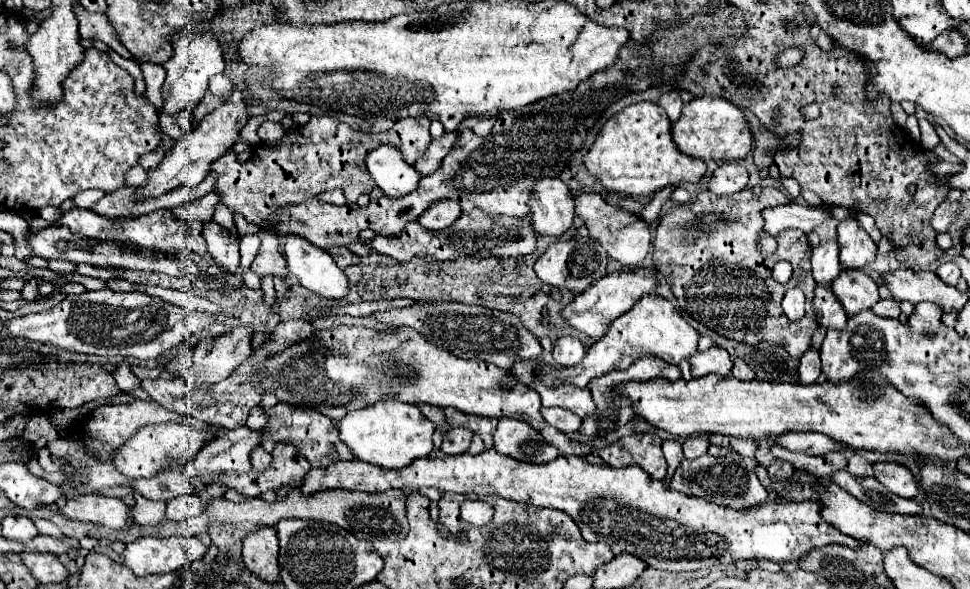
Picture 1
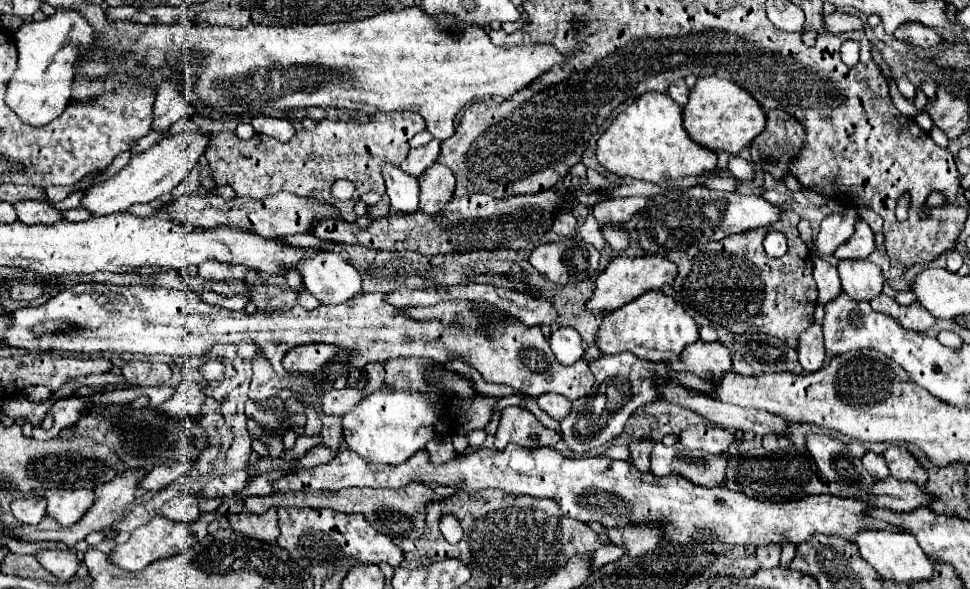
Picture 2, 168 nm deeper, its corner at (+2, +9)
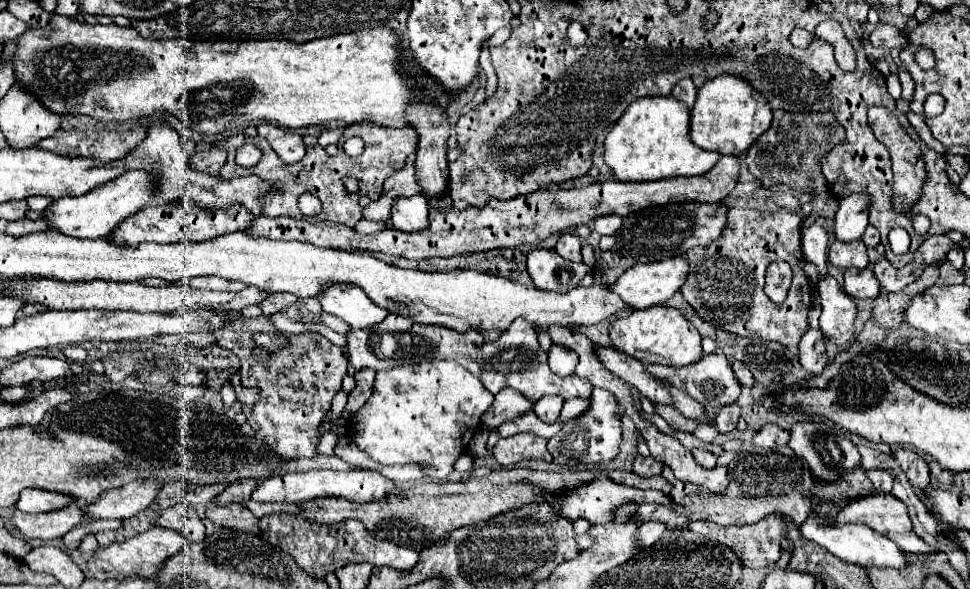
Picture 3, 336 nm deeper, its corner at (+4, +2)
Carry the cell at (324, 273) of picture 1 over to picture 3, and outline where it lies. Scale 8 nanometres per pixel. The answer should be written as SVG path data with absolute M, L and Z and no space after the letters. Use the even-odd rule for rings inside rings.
M326 284L318 294L318 302L322 310L342 318L354 328L370 328L386 316L386 310L370 302L364 290L354 284Z

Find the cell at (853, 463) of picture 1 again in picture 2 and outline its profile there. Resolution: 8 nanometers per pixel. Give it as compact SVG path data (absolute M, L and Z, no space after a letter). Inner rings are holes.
M868 451L868 453L862 457L862 463L864 463L864 467L868 469L868 473L870 473L872 477L876 477L876 479L886 479L886 477L890 475L888 465L884 463L884 457L882 457L882 455L876 455L876 453Z

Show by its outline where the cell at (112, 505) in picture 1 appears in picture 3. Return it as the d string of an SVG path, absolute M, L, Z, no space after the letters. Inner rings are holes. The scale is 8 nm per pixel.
M74 500L60 510L52 510L44 514L22 514L20 510L16 510L12 522L26 538L54 540L54 538L62 538L66 532L78 526L82 518L84 518L82 508Z

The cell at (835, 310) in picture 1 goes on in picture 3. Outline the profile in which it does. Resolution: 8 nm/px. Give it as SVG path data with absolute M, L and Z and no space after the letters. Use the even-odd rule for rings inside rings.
M812 224L802 230L802 252L806 260L814 262L818 268L818 280L828 276L828 262L826 262L826 246L828 234L826 228L820 224Z

